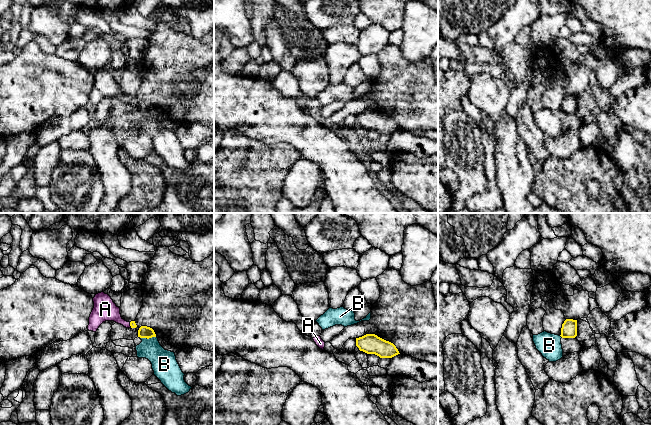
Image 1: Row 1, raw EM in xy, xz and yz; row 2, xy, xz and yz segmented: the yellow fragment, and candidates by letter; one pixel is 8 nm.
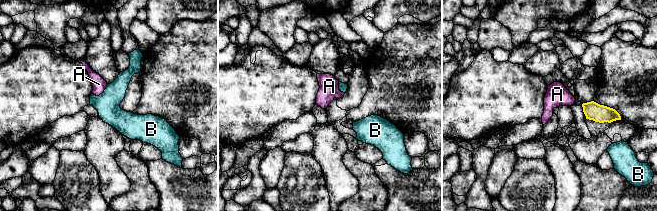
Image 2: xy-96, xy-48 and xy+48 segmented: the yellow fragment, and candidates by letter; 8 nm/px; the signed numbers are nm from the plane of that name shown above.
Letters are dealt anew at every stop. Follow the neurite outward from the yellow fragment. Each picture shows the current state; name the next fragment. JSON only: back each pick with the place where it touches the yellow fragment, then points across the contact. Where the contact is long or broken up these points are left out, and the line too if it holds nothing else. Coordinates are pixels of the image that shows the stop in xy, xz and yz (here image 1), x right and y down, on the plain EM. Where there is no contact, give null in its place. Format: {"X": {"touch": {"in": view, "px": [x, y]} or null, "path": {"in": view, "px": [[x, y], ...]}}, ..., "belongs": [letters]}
{"A": {"touch": {"in": "xy", "px": [130, 100]}, "path": {"in": "xy", "px": [[133, 101], [130, 100], [120, 97], [105, 85]]}}, "belongs": ["A"]}

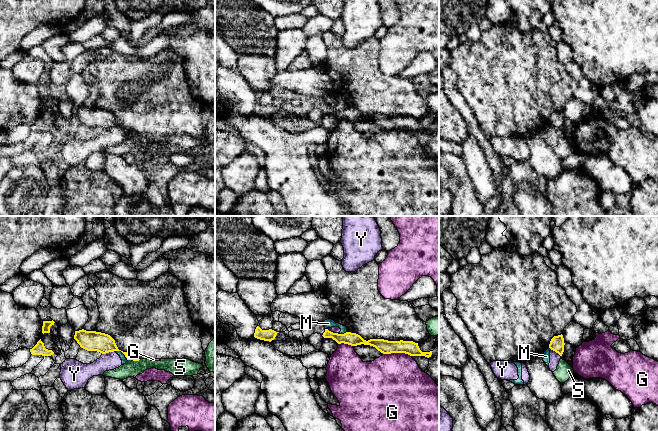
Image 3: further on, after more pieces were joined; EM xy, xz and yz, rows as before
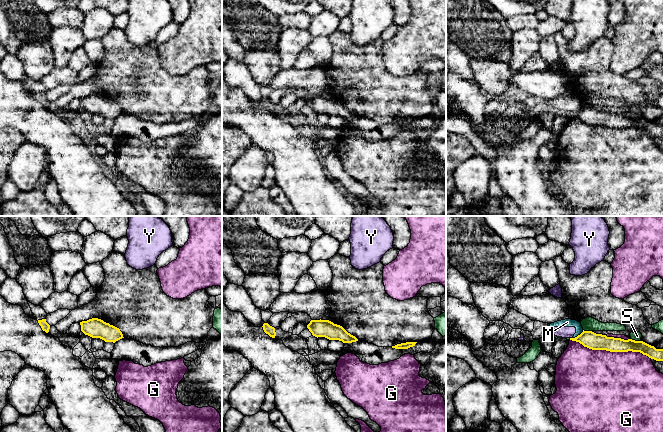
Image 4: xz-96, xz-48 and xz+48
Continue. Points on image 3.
{"belongs": []}

